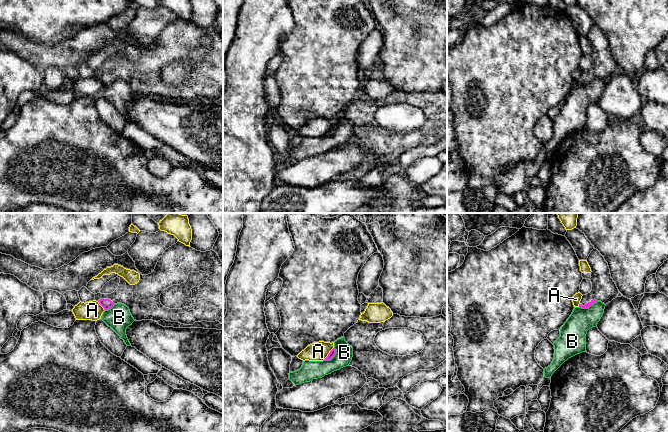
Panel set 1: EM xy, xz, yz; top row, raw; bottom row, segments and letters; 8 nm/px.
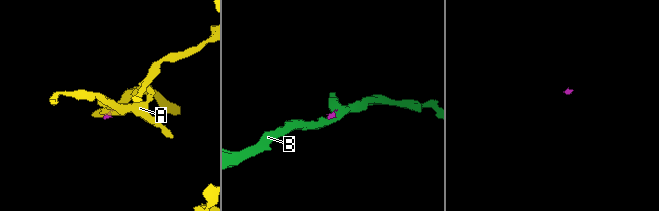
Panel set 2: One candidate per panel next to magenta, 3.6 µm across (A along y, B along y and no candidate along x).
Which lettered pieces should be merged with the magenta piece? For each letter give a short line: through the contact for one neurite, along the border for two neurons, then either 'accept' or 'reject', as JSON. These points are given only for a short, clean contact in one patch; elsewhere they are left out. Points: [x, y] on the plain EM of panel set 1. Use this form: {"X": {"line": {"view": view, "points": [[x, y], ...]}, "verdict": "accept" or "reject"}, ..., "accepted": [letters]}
{"A": {"line": {"view": "xz", "points": [[333, 123], [323, 135]]}, "verdict": "reject"}, "B": {"line": {"view": "xz", "points": [[334, 123], [335, 130], [330, 135], [324, 136]]}, "verdict": "reject"}, "accepted": []}

